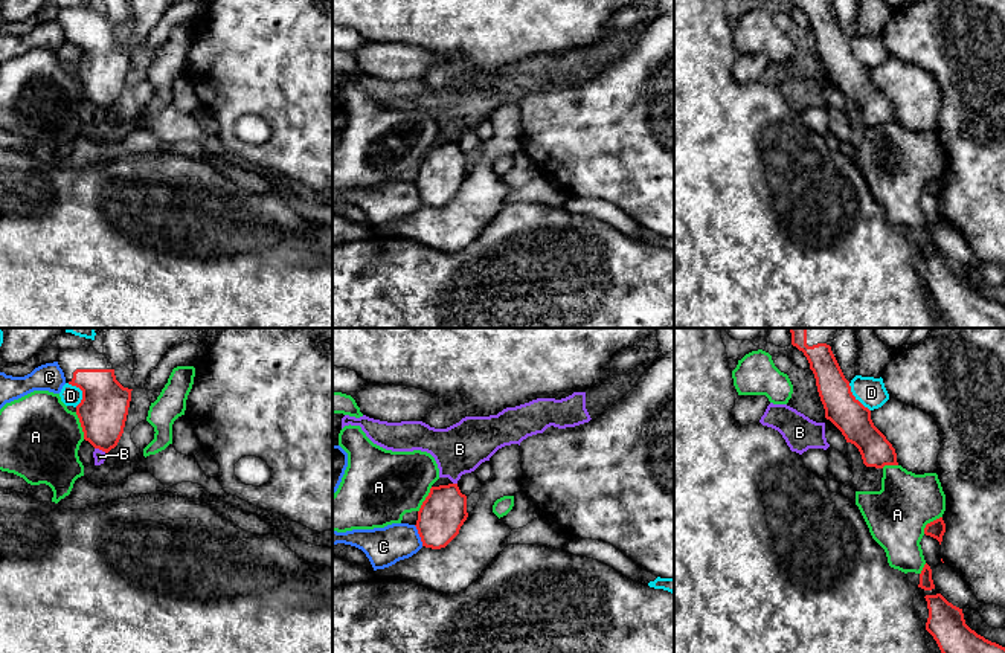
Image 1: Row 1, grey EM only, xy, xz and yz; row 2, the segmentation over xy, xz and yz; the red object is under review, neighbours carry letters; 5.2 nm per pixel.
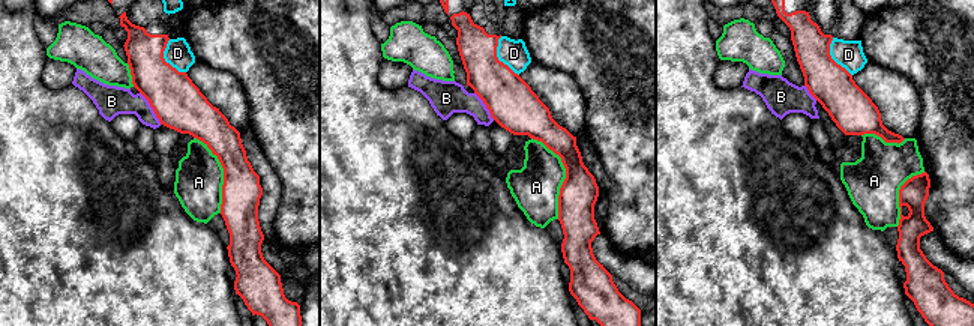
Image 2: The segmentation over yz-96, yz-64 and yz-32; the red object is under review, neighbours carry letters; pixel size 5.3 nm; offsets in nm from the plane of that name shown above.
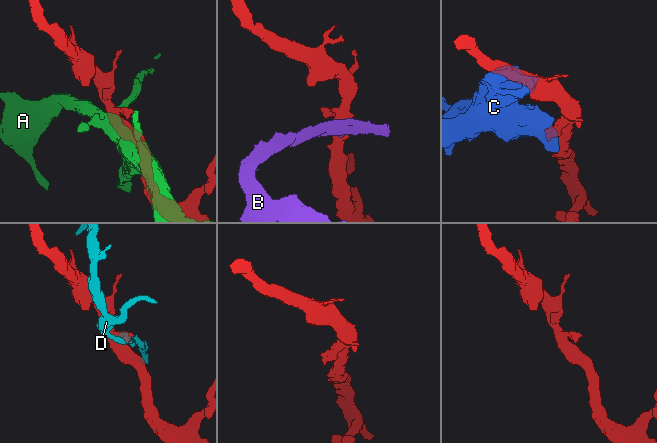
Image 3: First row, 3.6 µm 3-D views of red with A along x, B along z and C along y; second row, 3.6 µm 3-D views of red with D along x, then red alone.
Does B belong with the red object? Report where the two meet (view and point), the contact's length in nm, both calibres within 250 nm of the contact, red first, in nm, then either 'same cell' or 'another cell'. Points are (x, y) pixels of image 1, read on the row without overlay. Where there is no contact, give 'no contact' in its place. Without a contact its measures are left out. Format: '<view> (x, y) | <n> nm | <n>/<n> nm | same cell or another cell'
xy (101, 107) | 80 nm | 260/70 nm | another cell

